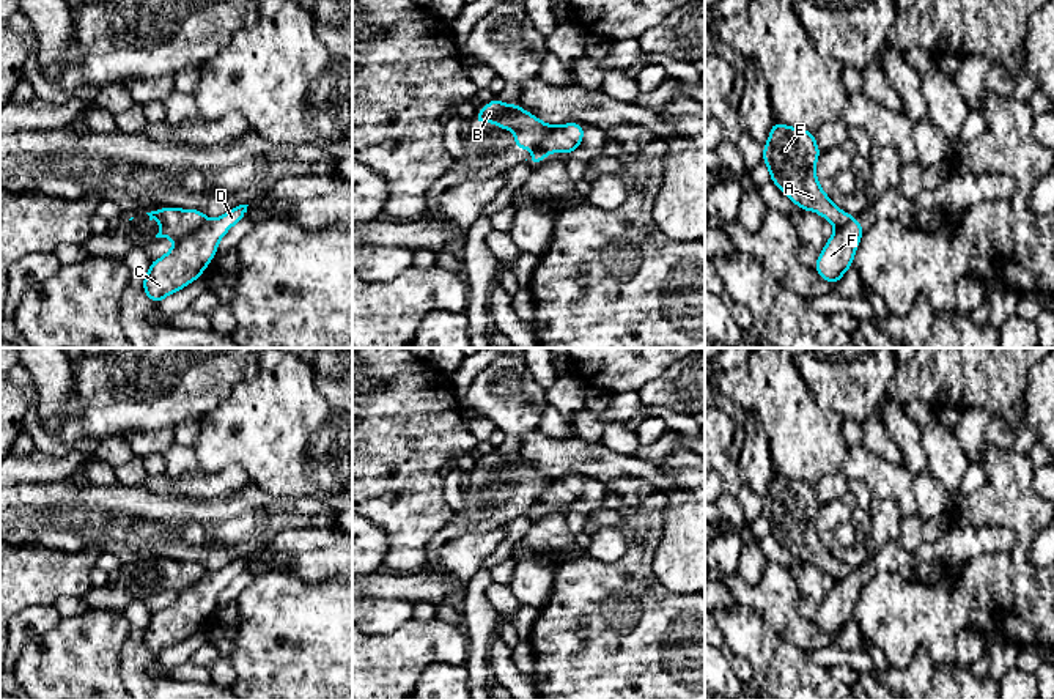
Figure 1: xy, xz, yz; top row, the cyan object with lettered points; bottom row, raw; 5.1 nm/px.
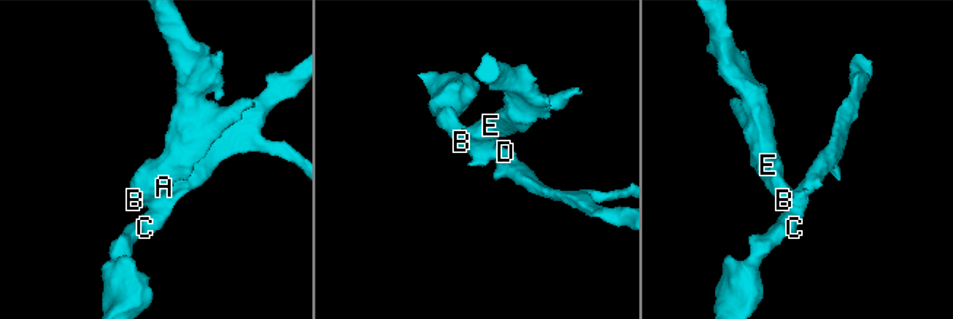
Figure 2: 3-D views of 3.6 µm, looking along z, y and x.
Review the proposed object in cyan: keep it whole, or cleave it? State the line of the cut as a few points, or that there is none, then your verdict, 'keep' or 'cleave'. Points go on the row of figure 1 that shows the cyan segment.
cut xy (206, 219), (176, 241); cleave

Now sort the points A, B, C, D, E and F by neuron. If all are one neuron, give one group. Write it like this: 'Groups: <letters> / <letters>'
Groups: A B E / C D F

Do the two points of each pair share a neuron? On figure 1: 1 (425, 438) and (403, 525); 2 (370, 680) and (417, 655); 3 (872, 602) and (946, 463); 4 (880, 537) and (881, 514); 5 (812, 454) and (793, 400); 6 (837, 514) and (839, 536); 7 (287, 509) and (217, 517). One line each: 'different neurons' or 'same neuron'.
1: same neuron
2: same neuron
3: different neurons
4: same neuron
5: same neuron
6: same neuron
7: same neuron

